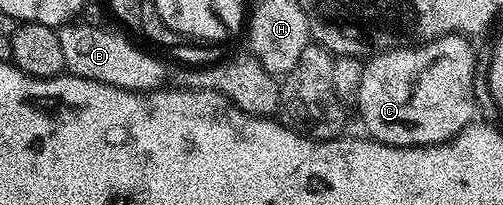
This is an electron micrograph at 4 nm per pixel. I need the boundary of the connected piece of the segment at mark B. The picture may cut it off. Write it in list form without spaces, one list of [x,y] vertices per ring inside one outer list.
[[[71,23],[58,29],[66,69],[75,77],[106,83],[133,93],[153,93],[167,84],[166,69],[150,53],[137,49],[122,33],[97,29],[94,25]]]

